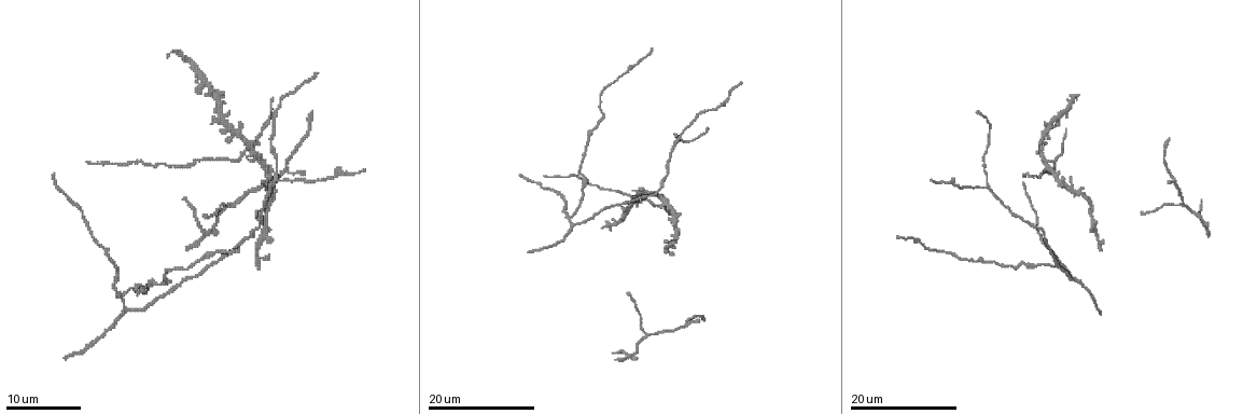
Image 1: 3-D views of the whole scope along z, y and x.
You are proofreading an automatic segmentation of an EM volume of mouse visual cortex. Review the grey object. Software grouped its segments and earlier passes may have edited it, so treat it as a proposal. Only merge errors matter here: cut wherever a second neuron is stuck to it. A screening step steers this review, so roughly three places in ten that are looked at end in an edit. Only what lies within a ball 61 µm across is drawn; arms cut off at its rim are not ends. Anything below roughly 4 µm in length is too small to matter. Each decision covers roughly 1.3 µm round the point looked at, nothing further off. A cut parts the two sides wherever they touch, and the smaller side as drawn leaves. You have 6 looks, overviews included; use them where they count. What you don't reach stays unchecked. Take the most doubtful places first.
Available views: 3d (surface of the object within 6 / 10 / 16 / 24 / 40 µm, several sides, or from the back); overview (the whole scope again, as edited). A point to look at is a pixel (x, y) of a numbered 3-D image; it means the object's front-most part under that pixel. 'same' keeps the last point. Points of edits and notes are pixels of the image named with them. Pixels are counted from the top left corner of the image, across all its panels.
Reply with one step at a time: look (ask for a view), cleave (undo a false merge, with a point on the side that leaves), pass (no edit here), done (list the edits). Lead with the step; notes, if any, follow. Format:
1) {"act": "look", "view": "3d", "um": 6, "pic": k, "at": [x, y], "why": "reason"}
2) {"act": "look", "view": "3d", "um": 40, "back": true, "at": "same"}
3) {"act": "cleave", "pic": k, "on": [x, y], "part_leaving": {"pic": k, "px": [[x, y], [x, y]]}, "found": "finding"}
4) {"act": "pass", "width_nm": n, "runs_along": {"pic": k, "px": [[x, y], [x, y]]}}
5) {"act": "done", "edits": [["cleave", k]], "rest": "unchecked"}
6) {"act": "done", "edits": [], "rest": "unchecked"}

{"act": "look", "view": "3d", "um": 16, "pic": 1, "at": [1054, 161], "why": "branch point"}

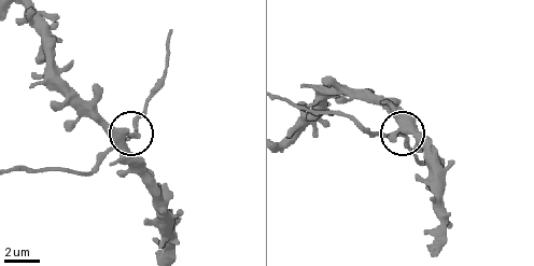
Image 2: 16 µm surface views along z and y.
{"act": "look", "view": "3d", "um": 6, "at": "same"}

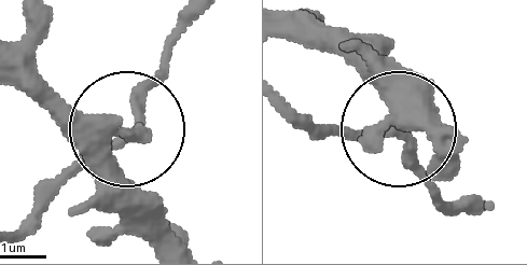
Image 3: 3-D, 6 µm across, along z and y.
{"act": "look", "view": "3d", "um": 6, "back": true, "at": "same"}

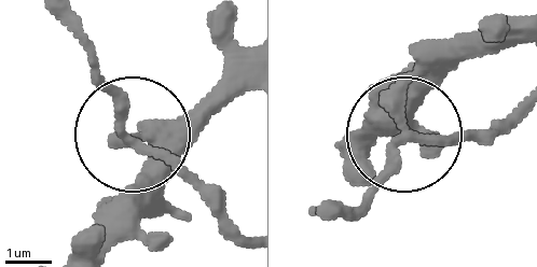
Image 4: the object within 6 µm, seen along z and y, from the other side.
{"act": "cleave", "pic": 4, "on": [179, 163], "width_nm": 240, "part_leaving": {"pic": 4, "px": [[401, 93], [404, 124], [424, 135], [482, 135], [517, 112]]}, "found": "a second neuron is stuck on"}

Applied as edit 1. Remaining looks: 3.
{"act": "look", "view": "overview"}

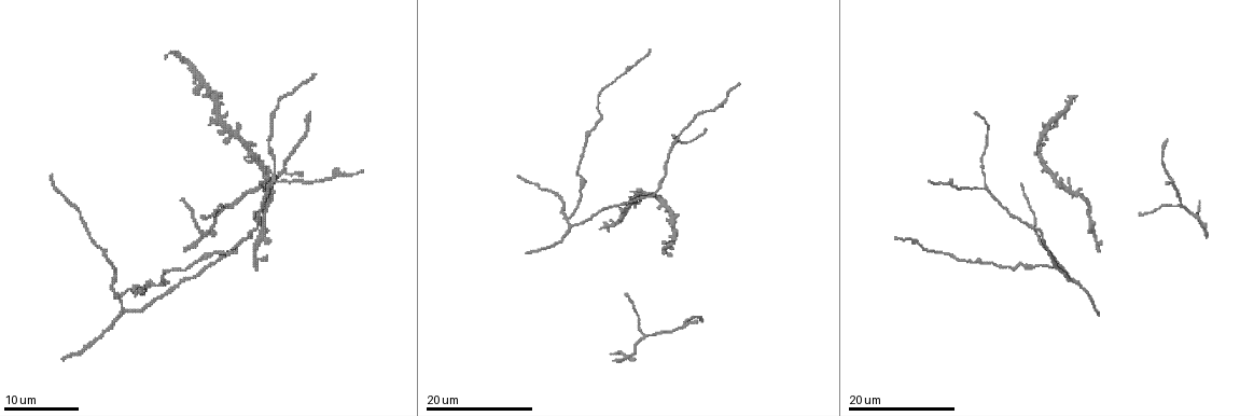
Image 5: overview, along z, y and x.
{"act": "look", "view": "3d", "um": 24, "pic": 5, "at": [645, 337], "why": "three arms meet"}

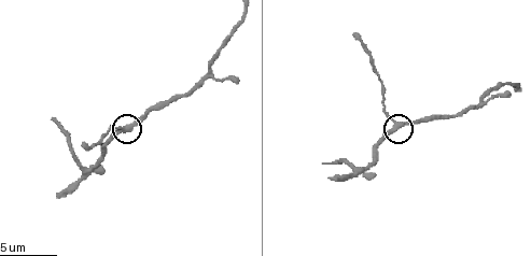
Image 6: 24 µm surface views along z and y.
{"act": "look", "view": "3d", "um": 6, "pic": 6, "at": [129, 127], "why": "zoom in"}

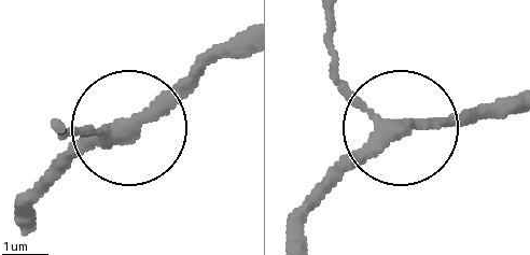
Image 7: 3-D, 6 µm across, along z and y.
{"act": "pass", "arms": 3, "found": "continuous, no second neuron"}

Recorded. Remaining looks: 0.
{"act": "done", "edits": [["cleave", 4]], "rest": "unchecked"}

